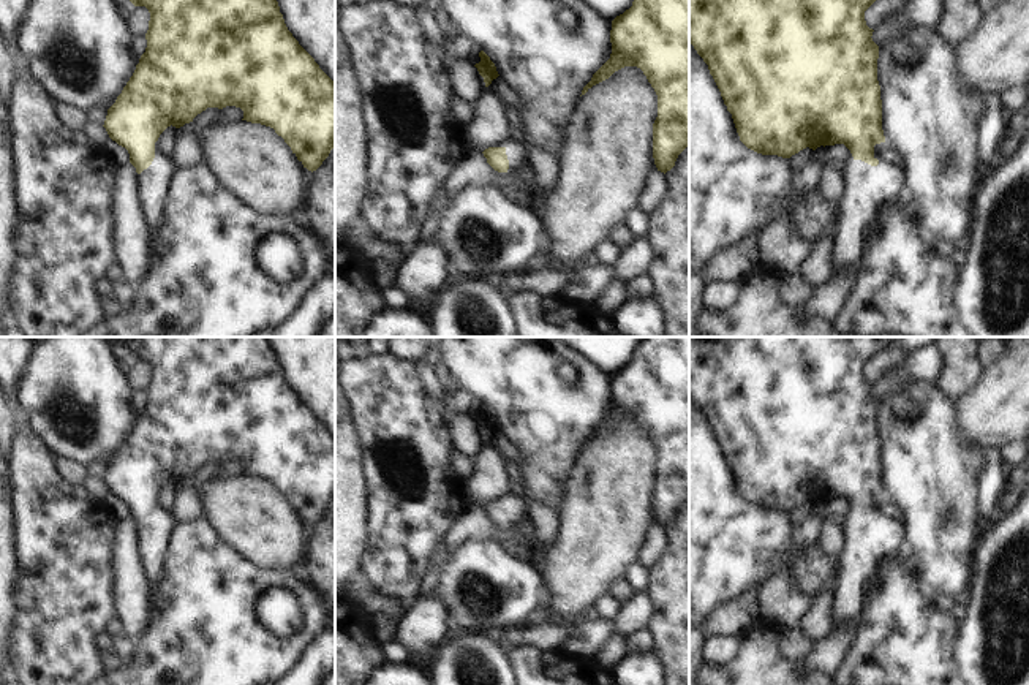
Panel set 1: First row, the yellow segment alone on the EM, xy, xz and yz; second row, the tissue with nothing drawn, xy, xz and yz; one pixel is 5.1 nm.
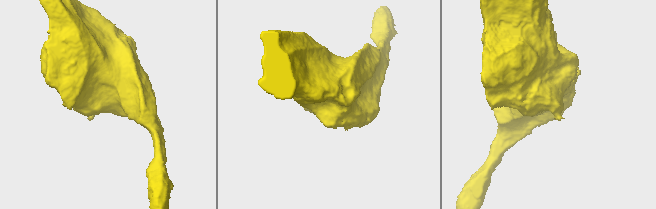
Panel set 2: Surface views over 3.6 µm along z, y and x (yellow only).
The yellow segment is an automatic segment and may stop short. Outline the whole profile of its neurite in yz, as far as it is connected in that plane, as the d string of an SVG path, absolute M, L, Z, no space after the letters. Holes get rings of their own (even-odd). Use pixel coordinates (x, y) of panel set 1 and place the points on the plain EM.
M689 337L689 397L708 419L727 465L732 468L740 495L751 505L762 509L778 509L790 513L800 505L809 501L816 505L820 500L844 498L852 511L850 539L841 554L841 573L835 592L833 622L835 628L846 628L863 612L863 595L866 582L876 574L876 568L884 557L906 547L904 527L898 519L885 524L874 511L874 500L885 497L882 484L882 454L877 435L879 400L873 395L873 383L866 380L865 365L880 351L891 348L898 337Z

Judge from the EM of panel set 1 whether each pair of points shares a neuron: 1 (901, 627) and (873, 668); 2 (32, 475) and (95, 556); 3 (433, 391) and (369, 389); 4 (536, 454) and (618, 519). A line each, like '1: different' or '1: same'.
1: same
2: same
3: different
4: different

